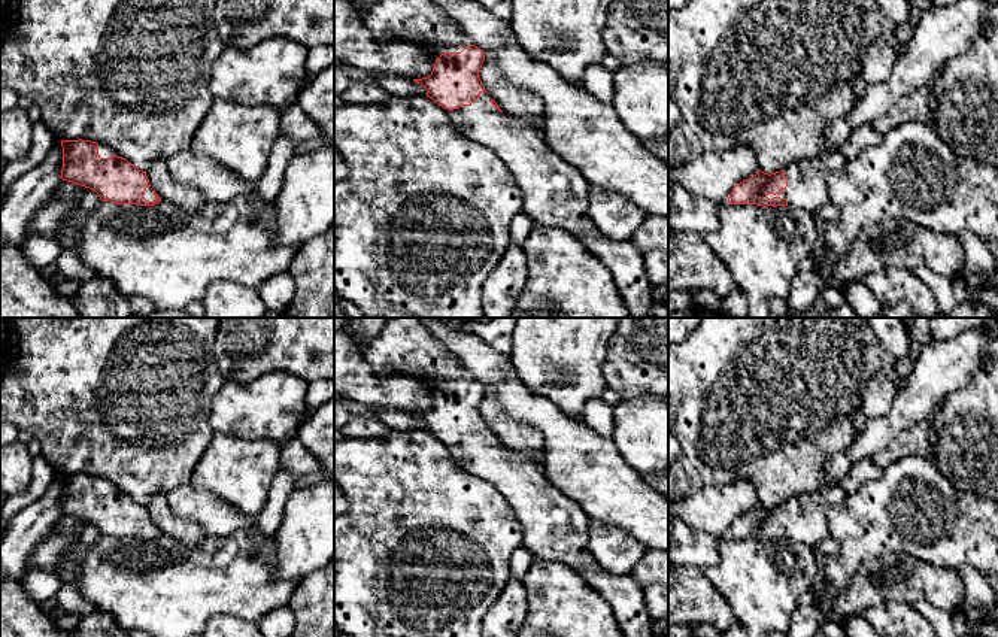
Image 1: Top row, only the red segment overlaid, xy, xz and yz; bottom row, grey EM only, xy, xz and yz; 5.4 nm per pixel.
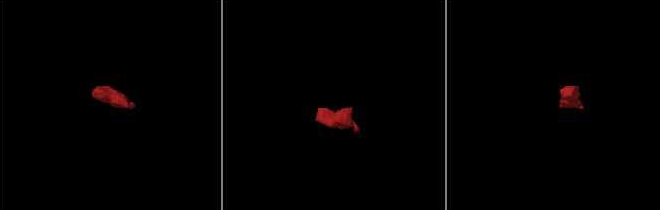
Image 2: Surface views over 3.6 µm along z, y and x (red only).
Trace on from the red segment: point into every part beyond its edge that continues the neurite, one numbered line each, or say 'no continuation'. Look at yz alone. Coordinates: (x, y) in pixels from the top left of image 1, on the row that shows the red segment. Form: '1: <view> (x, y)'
1: yz (807, 190)

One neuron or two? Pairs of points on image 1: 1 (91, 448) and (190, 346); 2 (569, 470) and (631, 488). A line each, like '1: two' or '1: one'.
1: one
2: one

